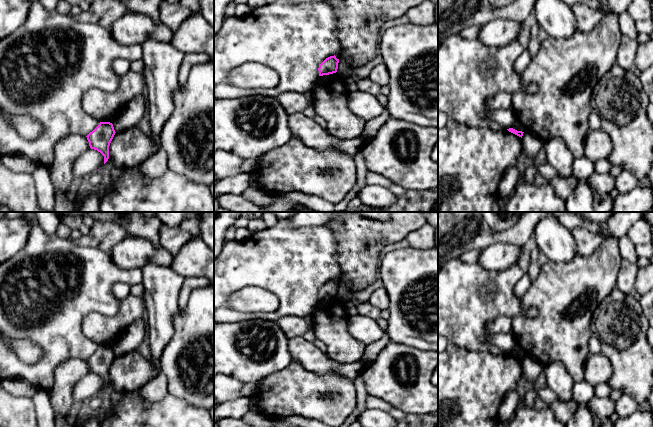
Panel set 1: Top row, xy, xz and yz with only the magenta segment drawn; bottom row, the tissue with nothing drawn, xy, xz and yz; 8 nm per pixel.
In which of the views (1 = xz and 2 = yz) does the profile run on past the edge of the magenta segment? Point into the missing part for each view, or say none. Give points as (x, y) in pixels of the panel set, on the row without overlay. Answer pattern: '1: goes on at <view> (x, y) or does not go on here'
1: does not go on here
2: does not go on here

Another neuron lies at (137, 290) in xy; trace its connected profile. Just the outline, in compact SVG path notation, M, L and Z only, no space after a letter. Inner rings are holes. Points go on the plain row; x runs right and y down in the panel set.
M142 283L131 286L130 294L136 297L143 297L144 295L144 286Z

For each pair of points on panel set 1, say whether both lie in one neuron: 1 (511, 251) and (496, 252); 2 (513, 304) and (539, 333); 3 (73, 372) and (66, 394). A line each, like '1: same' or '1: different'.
1: same
2: different
3: same

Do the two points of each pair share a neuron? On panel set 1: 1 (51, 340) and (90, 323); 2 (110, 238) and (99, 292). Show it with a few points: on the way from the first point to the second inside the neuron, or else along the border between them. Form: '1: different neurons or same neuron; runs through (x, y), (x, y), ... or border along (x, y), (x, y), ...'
1: different neurons; border along (87, 313), (82, 322), (82, 332), (98, 343)
2: different neurons; border along (84, 246), (93, 246), (108, 253)

